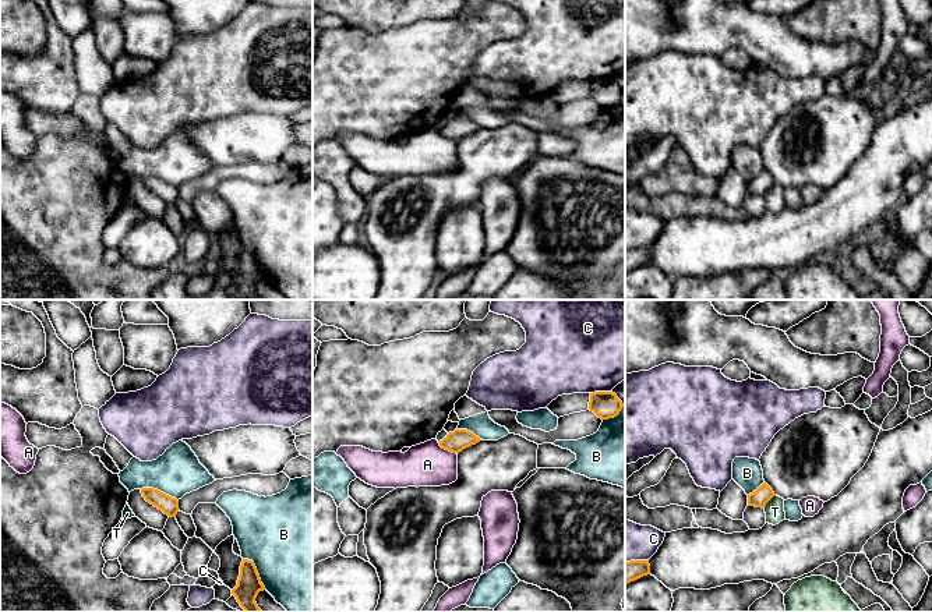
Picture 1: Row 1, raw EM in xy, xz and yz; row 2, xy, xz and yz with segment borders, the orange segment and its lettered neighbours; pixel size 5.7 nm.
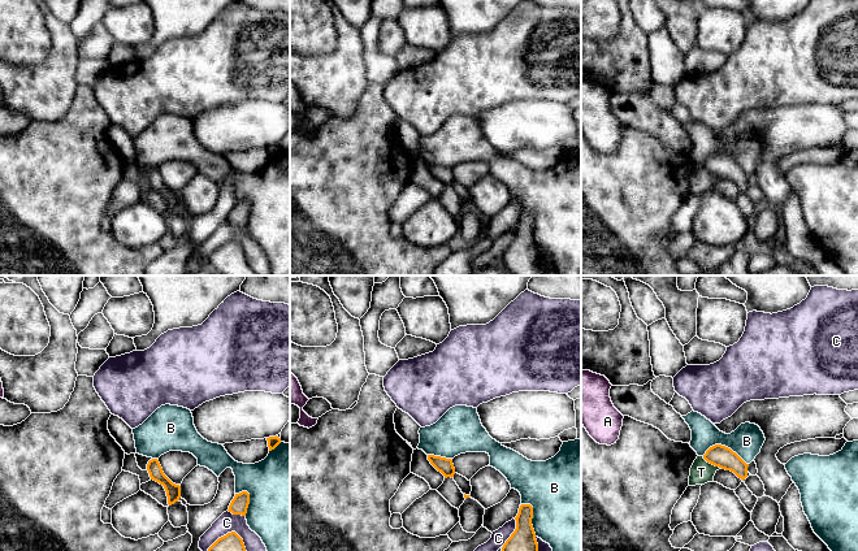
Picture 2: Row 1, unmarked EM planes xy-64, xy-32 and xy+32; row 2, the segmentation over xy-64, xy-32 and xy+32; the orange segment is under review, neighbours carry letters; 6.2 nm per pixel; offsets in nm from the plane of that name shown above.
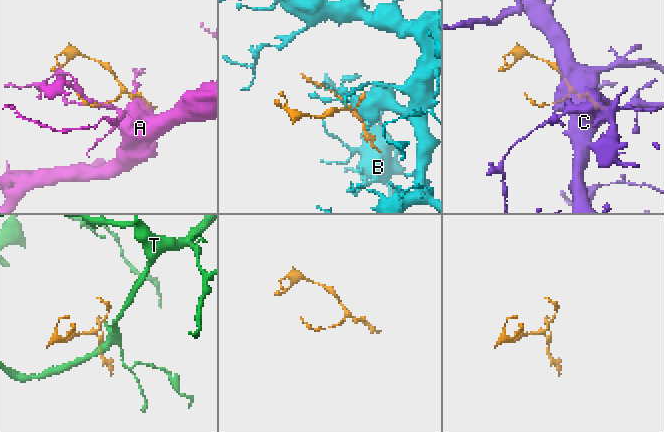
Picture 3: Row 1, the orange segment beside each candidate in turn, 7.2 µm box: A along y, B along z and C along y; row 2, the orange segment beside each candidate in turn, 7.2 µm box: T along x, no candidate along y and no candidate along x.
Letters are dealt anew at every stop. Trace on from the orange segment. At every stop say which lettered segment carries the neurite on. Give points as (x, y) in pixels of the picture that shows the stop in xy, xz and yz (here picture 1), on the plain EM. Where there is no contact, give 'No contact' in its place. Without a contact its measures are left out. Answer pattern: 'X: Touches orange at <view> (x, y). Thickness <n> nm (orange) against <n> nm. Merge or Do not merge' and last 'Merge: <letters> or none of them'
A: Touches orange at xz (447, 137). Thickness 120 nm (orange) against 260 nm. Do not merge
B: Touches orange at xy (256, 258). Thickness 140 nm (orange) against 480 nm. Do not merge
C: Touches orange at xz (600, 80). Thickness 160 nm (orange) against 460 nm. Do not merge
T: Touches orange at yz (768, 188). Thickness 100 nm (orange) against 110 nm. Do not merge
Merge: none of them

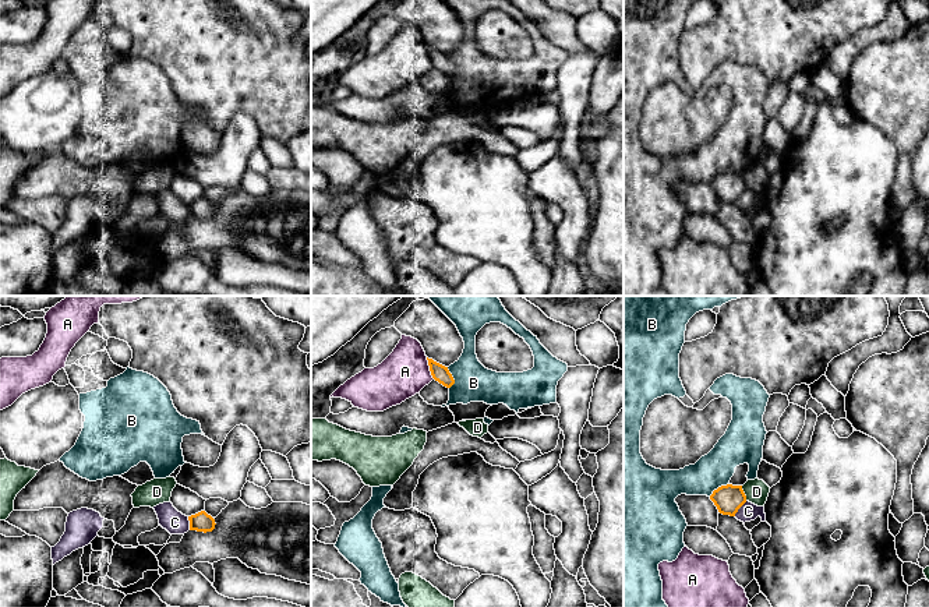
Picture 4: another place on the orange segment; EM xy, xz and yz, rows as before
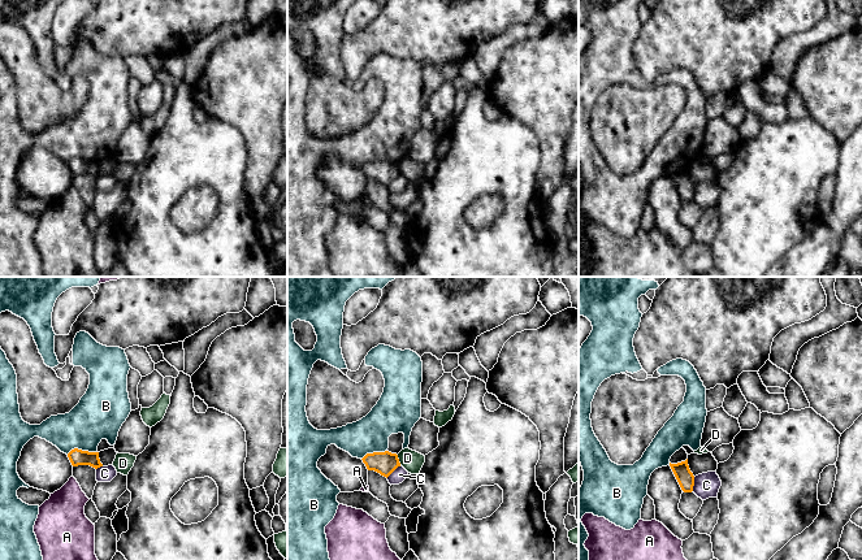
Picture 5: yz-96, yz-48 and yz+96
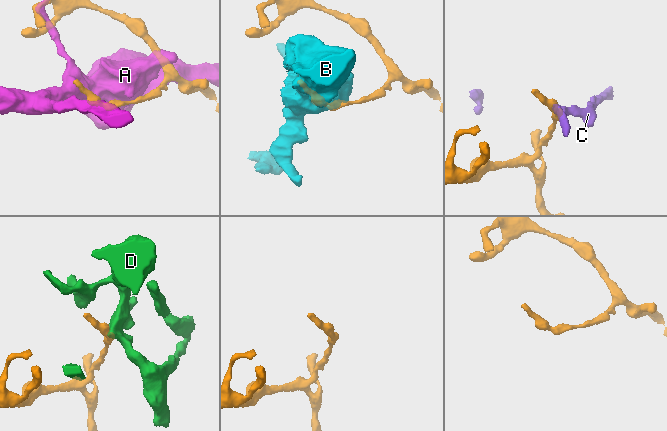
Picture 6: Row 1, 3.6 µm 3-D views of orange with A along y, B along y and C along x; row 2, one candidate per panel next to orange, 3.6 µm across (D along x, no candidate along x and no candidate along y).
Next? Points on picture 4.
A: Touches orange at xz (430, 56). Thickness 100 nm (orange) against 280 nm. Do not merge
B: Touches orange at xz (452, 66). Thickness 100 nm (orange) against 220 nm. Do not merge
C: Touches orange at yz (739, 194). Thickness 160 nm (orange) against 100 nm. Do not merge
D: Touches orange at yz (744, 180). Thickness 160 nm (orange) against 140 nm. Do not merge
Merge: none of them

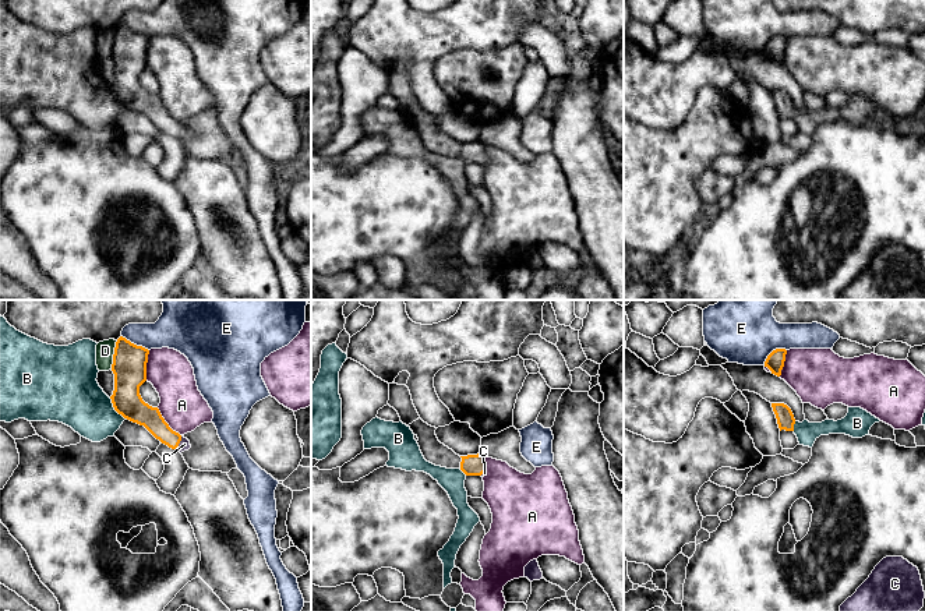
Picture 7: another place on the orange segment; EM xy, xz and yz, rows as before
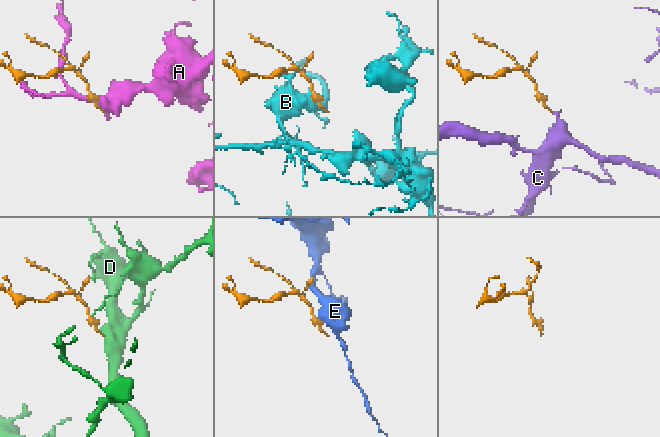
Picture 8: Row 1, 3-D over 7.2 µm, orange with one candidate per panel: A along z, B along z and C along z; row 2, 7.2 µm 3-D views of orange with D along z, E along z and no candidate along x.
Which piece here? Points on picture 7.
A: Touches orange at xy (166, 110). Thickness 160 nm (orange) against 260 nm. Do not merge
B: Touches orange at xy (115, 96). Thickness 190 nm (orange) against 320 nm. Do not merge
C: Touches orange at xy (179, 130). Thickness 120 nm (orange) against 60 nm. Merge
D: Touches orange at xy (113, 42). Thickness 190 nm (orange) against 110 nm. Do not merge
E: Touches orange at yz (772, 39). Thickness 110 nm (orange) against 300 nm. Do not merge
Merge: C

